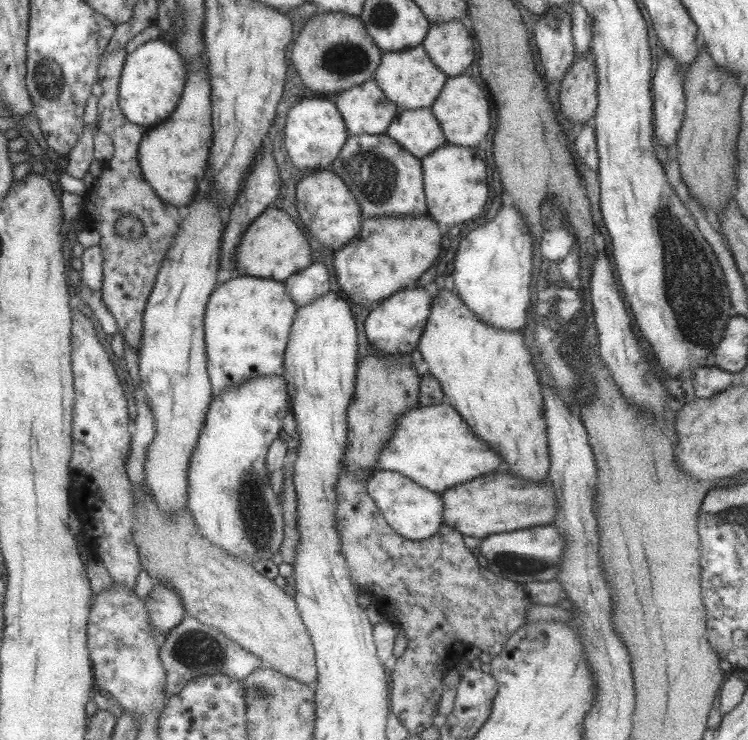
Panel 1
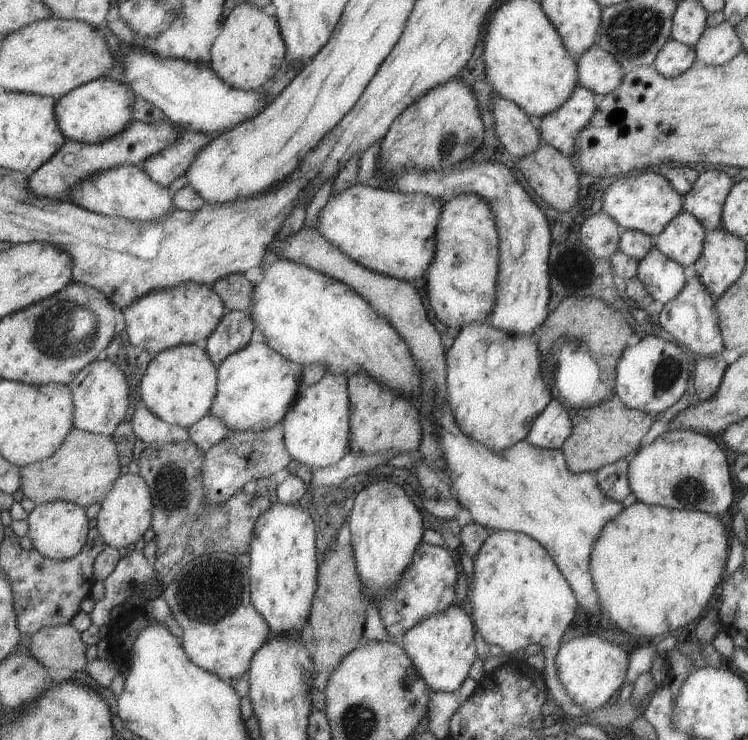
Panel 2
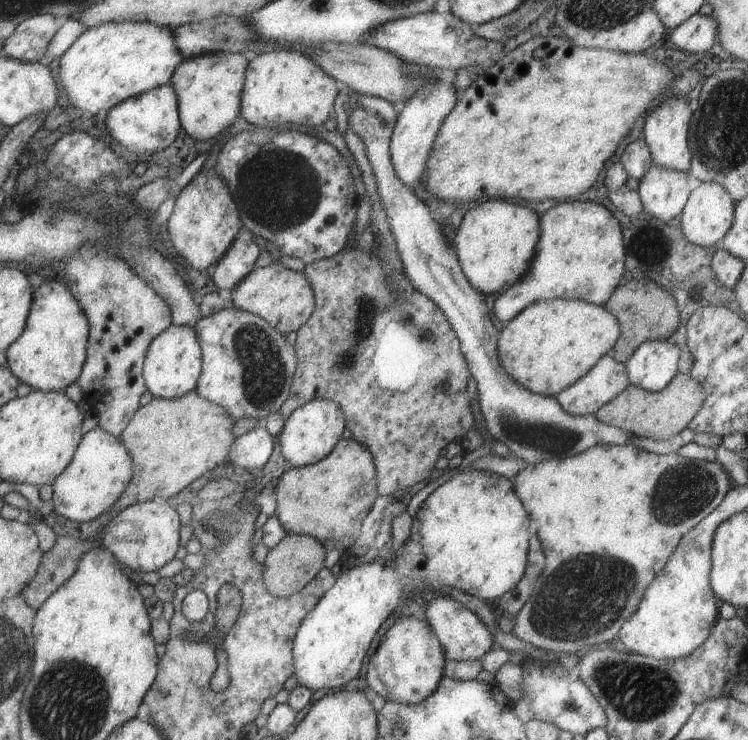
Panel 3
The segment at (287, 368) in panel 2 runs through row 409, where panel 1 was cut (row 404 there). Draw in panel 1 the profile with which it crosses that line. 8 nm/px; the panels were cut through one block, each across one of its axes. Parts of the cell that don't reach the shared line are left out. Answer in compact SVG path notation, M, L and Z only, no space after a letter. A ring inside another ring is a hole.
M265 375L257 376L253 379L243 381L235 387L227 387L221 391L219 395L215 395L211 399L209 408L205 412L203 420L203 428L199 434L197 444L195 448L191 450L191 456L189 456L189 466L187 466L187 506L186 508L191 512L197 528L201 532L201 536L209 544L213 546L223 548L223 551L239 560L247 562L247 564L253 564L257 560L269 560L273 554L280 552L281 542L283 542L283 517L282 509L280 506L280 499L277 498L277 494L273 493L273 488L269 483L269 475L267 475L267 467L265 467L265 456L271 442L281 434L281 418L283 414L290 412L289 406L287 406L287 383L281 375Z

